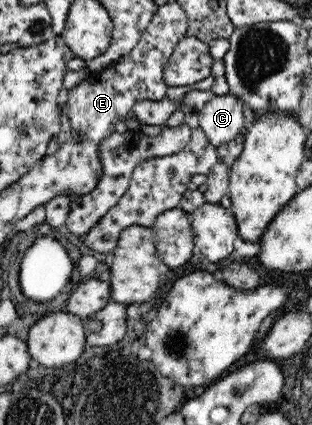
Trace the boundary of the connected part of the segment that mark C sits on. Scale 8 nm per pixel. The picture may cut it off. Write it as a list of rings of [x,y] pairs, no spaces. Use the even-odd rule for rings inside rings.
[[[231,94],[215,95],[200,110],[198,123],[213,146],[231,142],[245,130],[243,102]]]

